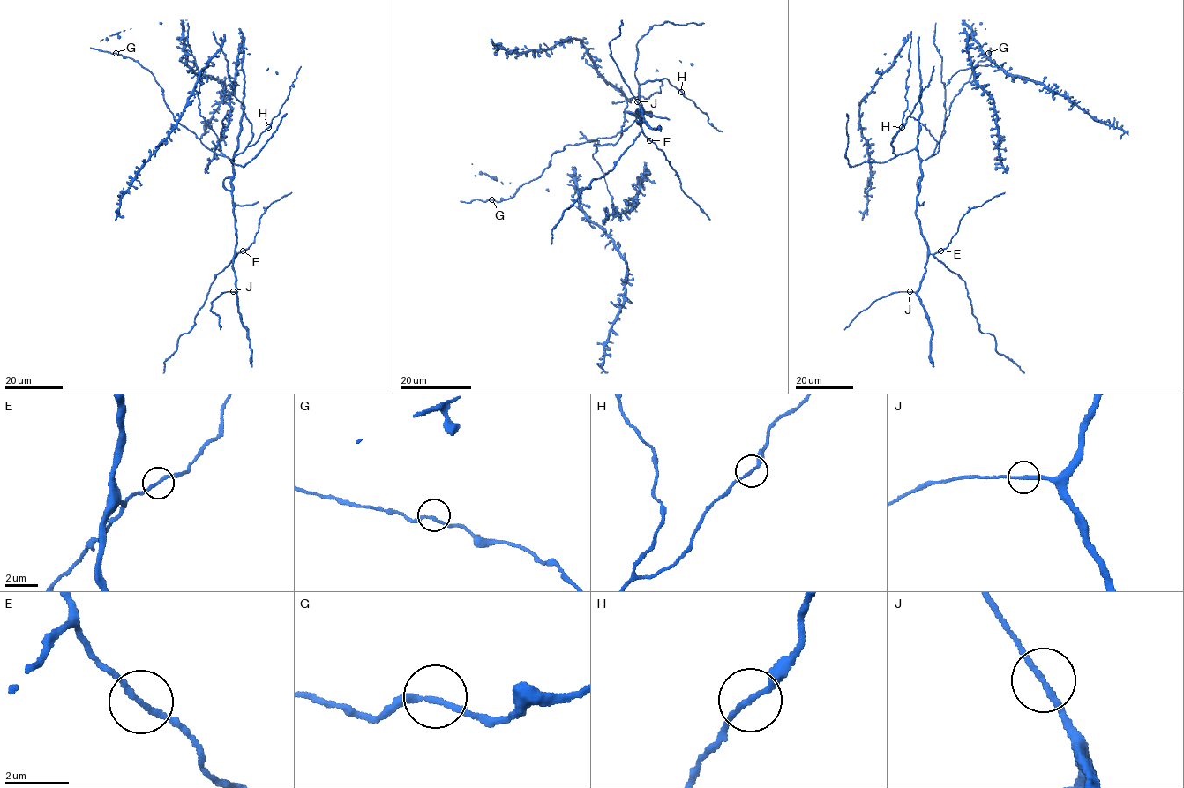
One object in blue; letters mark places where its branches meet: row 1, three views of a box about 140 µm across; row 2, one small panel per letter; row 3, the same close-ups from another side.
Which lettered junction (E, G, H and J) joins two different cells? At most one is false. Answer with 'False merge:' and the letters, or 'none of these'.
False merge: none of these

